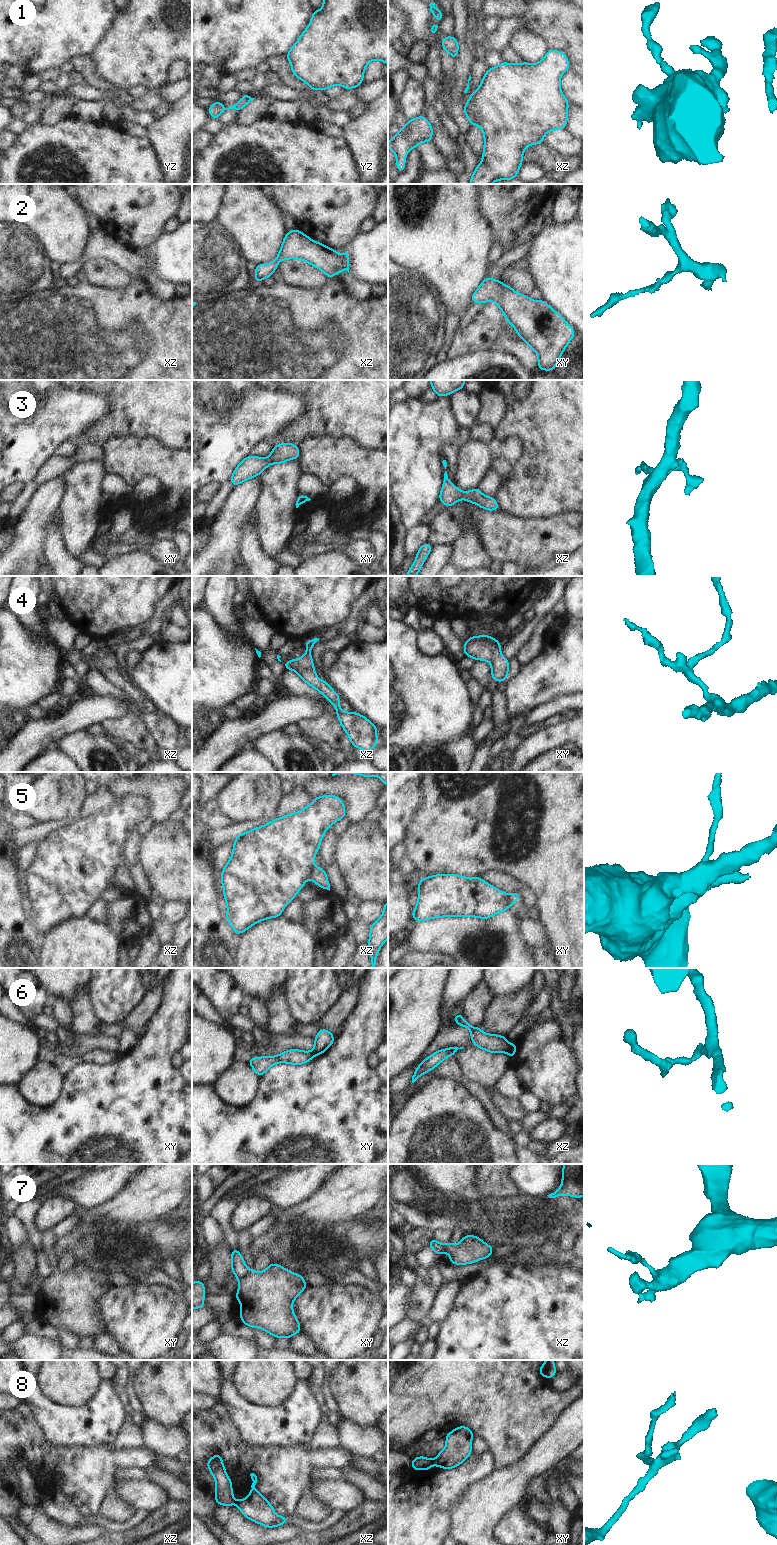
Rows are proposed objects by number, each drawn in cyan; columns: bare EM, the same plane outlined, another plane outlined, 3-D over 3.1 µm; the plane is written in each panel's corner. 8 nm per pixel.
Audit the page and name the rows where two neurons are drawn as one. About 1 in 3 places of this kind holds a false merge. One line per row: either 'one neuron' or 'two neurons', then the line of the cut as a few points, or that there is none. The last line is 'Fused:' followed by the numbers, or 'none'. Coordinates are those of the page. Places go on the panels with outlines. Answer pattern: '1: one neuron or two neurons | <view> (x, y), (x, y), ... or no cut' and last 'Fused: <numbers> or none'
1: one neuron | no cut
2: one neuron | no cut
3: one neuron | no cut
4: one neuron | no cut
5: two neurons | xy (507, 894), (509, 905)
6: two neurons | xz (509, 1044), (505, 1051)
7: two neurons | xy (248, 1271), (239, 1280)
8: two neurons | xz (237, 1500), (235, 1503)
Fused: 5, 6, 7, 8

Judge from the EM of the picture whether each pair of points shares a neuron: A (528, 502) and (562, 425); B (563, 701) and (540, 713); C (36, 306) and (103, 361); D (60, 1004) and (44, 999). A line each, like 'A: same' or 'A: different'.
A: same
B: same
C: same
D: different

